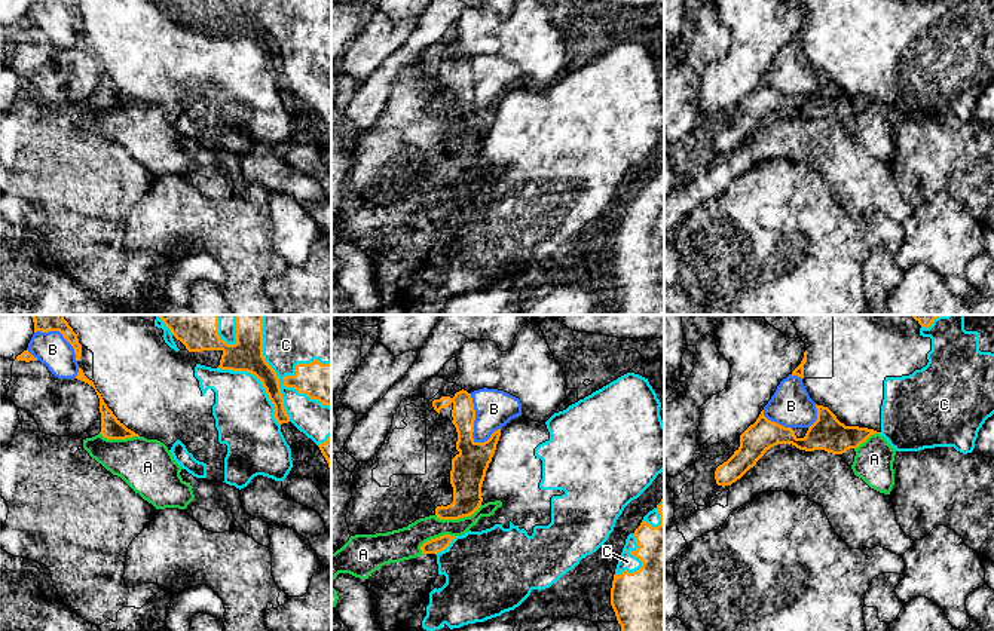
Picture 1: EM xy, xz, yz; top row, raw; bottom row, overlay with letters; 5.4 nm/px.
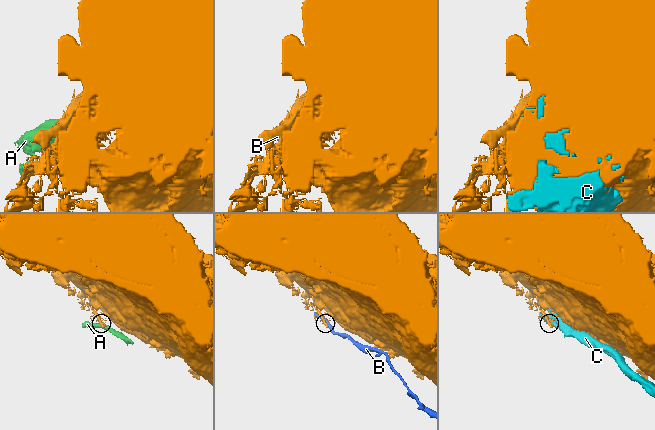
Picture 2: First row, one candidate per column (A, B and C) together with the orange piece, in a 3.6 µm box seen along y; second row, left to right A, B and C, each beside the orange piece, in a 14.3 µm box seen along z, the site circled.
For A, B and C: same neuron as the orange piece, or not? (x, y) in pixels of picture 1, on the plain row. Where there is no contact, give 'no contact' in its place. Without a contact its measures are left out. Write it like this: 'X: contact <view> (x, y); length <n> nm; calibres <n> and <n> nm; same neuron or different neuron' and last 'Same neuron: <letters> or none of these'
A: contact xz (458, 186); length 260 nm; calibres 190 and 140 nm; different neuron
B: contact xz (473, 89); length 280 nm; calibres 190 and 200 nm; different neuron
C: contact xy (305, 60); length 300 nm; calibres 220 and 200 nm; different neuron
Same neuron: none of these

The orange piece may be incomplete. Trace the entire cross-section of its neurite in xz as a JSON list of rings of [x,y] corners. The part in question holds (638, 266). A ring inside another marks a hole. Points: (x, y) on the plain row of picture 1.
[[[664,165],[661,169],[661,172],[657,172],[661,192],[658,194],[652,194],[646,189],[642,189],[634,197],[639,215],[636,218],[630,218],[630,221],[642,229],[642,235],[633,241],[624,238],[620,243],[614,242],[611,273],[618,291],[621,292],[621,307],[618,315],[664,315]]]

